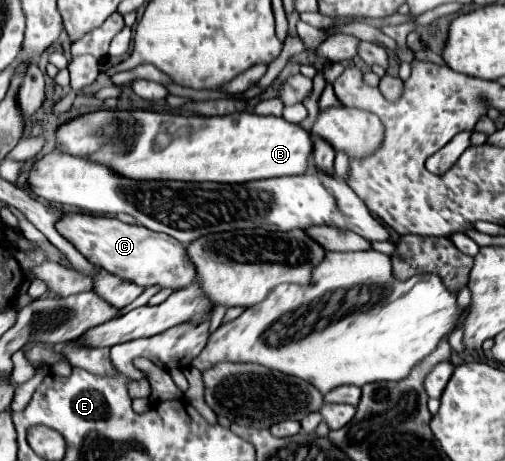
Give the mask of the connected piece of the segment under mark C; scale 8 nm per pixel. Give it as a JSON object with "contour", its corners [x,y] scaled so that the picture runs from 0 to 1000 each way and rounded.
{"contour":[[[129,464],[113,482],[113,499],[184,573],[196,577],[244,607],[267,612],[271,620],[295,625],[339,625],[354,629],[386,612],[390,586],[366,551],[366,534],[347,516],[335,516],[319,503],[299,503],[287,490],[244,486],[232,473],[184,469],[184,464]]]}

